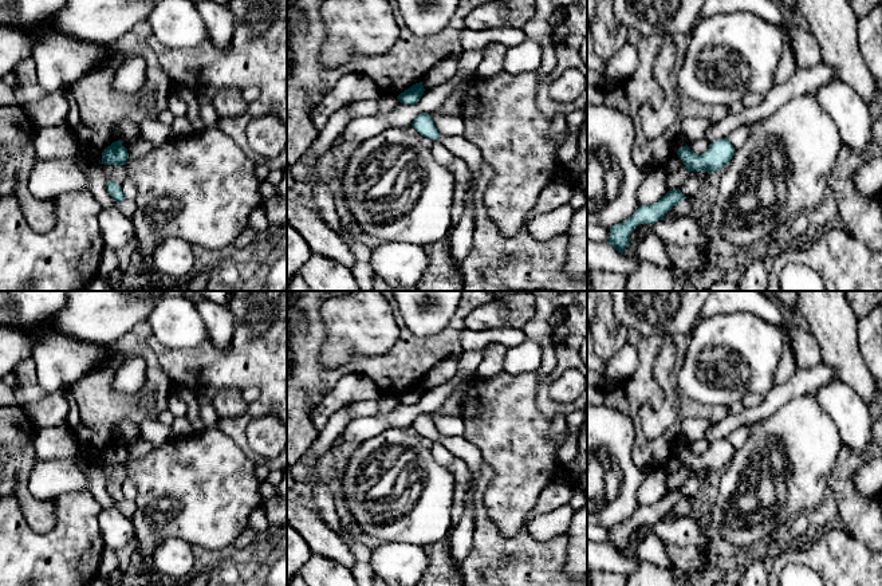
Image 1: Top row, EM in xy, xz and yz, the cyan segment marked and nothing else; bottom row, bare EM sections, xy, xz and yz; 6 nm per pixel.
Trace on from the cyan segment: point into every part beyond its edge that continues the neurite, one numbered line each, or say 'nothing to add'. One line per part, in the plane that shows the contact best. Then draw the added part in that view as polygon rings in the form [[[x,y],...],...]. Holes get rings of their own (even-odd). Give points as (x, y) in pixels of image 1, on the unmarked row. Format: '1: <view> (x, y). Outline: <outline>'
nothing to add

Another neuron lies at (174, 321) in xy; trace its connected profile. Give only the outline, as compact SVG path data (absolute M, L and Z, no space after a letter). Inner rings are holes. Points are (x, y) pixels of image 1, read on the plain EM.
M166 294L154 304L146 322L154 338L168 349L192 349L209 337L206 323L189 295Z

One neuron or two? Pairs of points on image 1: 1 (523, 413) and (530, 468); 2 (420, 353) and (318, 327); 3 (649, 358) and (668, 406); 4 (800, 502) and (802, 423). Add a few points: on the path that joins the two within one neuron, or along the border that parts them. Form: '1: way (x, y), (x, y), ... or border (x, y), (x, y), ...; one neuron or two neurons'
1: way (523, 427), (523, 455); one neuron
2: way (384, 366), (322, 373), (312, 364); one neuron
3: border (665, 339), (653, 365), (654, 382); two neurons
4: way (802, 482), (802, 443); one neuron

